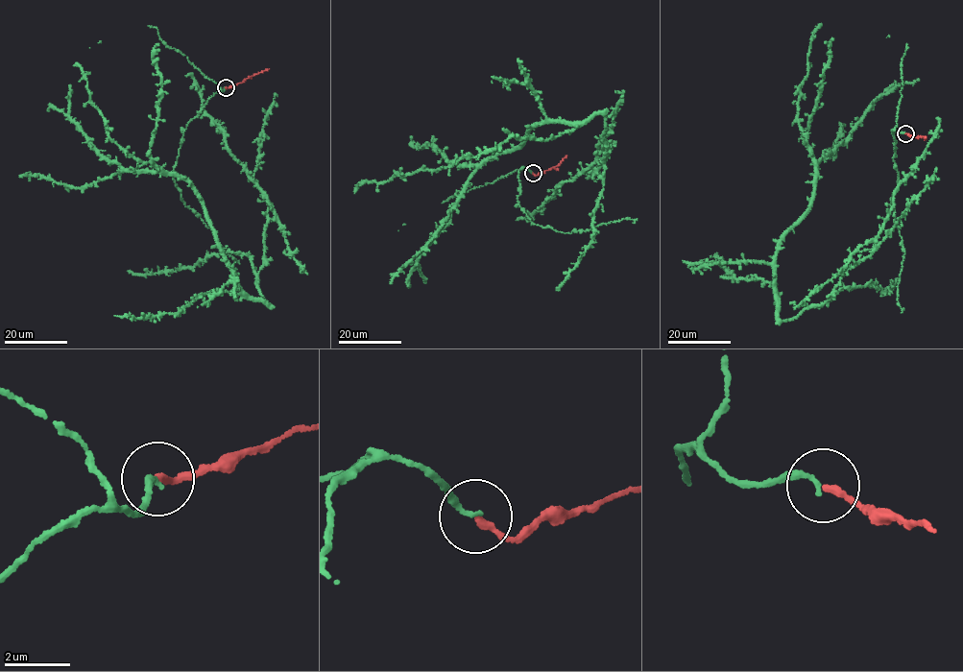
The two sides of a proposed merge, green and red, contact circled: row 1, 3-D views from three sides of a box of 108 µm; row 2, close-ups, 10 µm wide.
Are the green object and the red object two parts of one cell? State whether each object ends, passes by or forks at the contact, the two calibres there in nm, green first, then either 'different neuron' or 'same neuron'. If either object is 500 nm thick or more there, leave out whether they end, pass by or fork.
green ends; red ends; calibres 180 and 200 nm; same neuron

